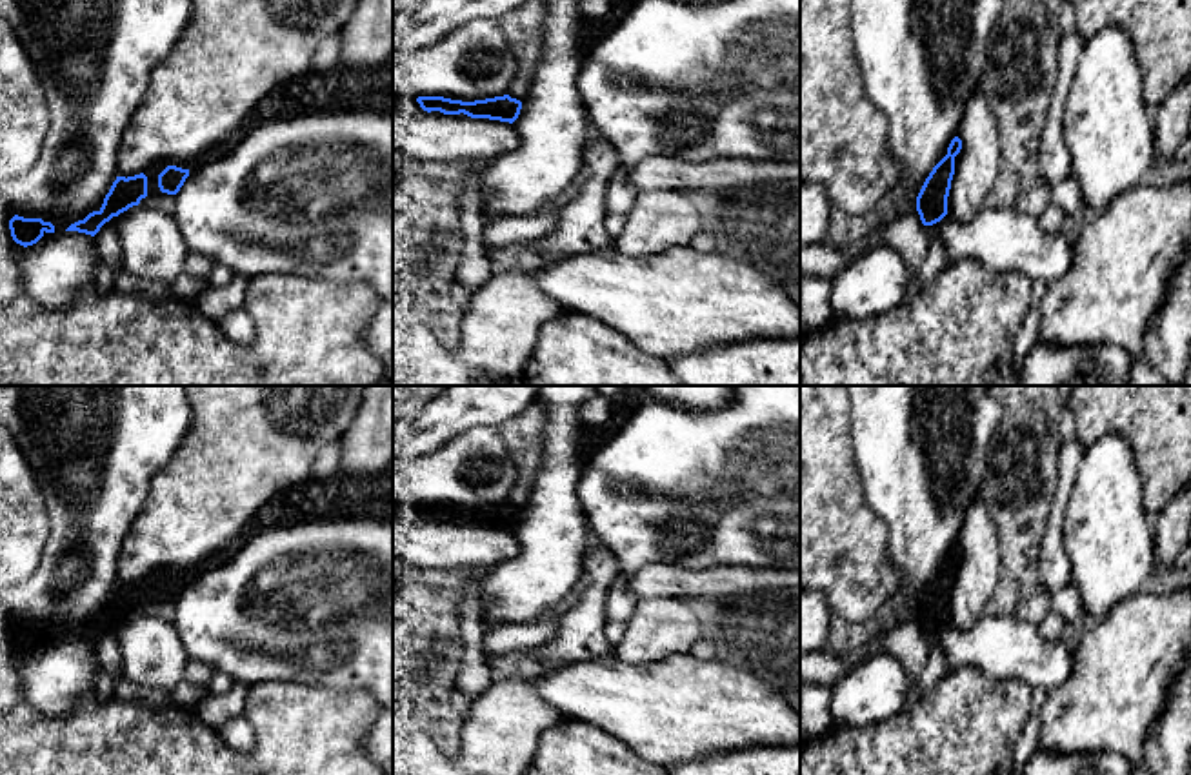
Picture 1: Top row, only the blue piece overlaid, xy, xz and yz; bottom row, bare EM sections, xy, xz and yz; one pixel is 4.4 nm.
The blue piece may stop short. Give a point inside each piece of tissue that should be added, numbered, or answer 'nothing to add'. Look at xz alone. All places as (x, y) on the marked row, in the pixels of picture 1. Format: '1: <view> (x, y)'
nothing to add

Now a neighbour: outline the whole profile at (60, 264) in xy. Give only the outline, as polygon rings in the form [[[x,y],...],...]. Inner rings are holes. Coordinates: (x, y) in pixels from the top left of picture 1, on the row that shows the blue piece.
[[[55,231],[24,249],[20,280],[24,297],[64,311],[96,275],[95,237],[78,231]]]

